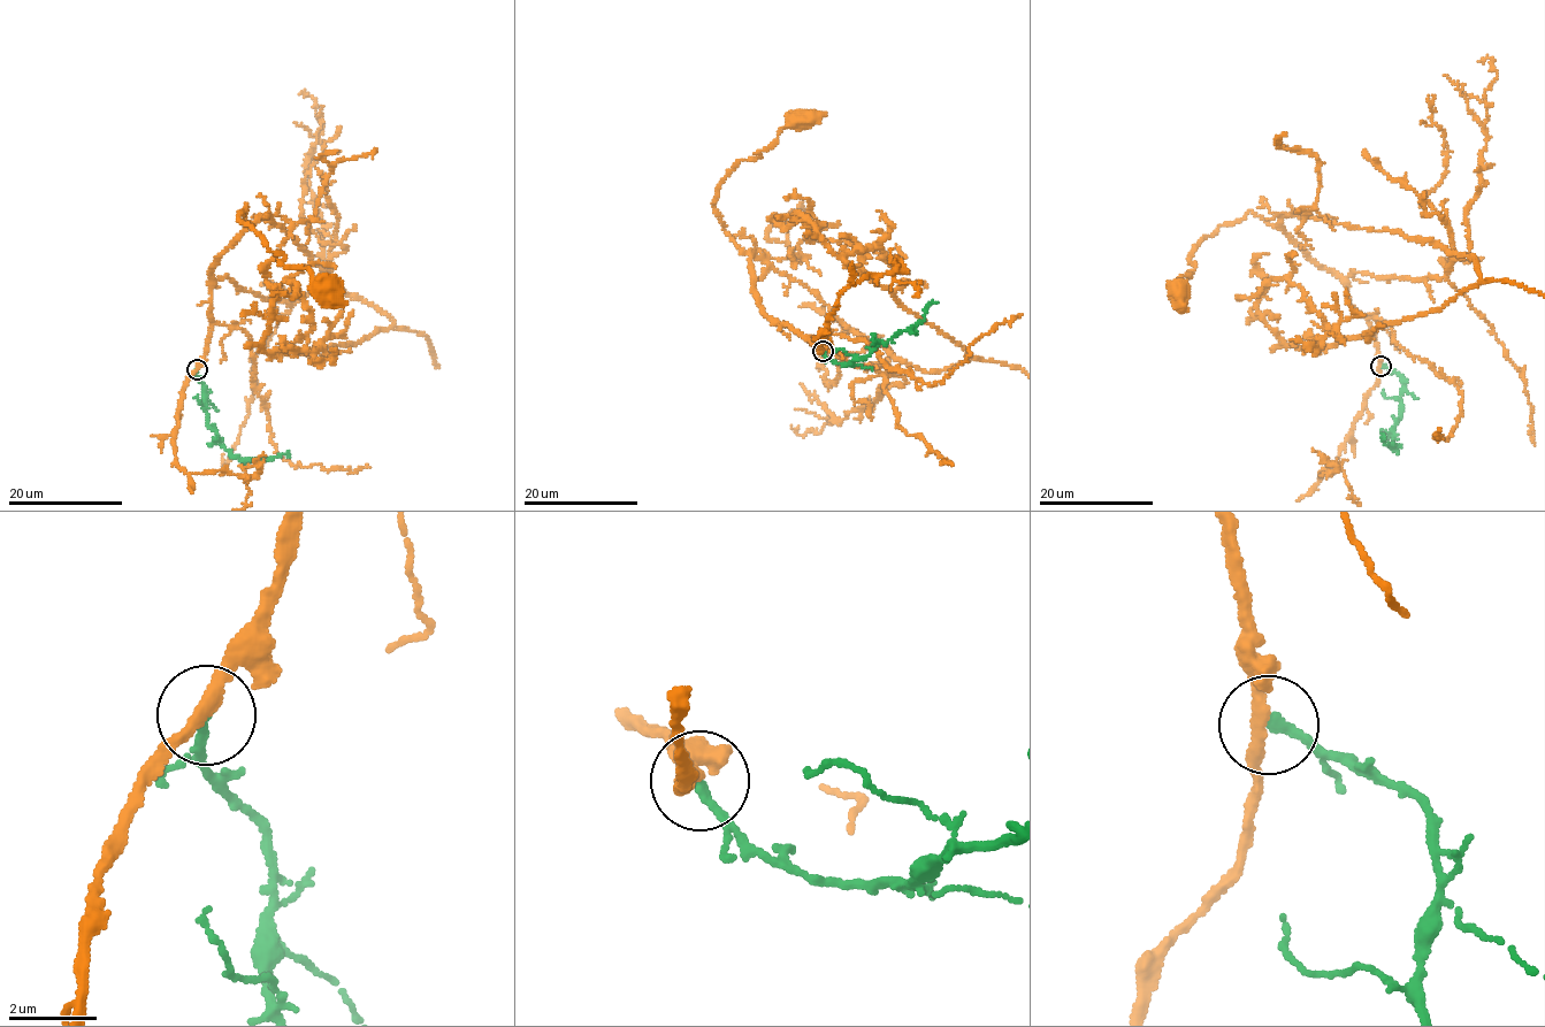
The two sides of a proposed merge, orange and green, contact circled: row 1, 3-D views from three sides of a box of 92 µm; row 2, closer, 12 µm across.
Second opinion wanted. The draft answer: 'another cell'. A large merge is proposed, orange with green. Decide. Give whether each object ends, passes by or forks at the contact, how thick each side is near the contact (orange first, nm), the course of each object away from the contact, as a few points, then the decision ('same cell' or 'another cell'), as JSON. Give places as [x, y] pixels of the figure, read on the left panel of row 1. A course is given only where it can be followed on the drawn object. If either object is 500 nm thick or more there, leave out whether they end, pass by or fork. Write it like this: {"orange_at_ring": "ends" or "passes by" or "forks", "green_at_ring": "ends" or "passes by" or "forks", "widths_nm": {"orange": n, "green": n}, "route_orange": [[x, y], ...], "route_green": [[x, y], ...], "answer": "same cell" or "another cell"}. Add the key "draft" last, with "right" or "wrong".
{"orange_at_ring": "passes by", "green_at_ring": "ends", "widths_nm": {"orange": 260, "green": 220}, "route_orange": [[197, 369], [212, 322], [209, 274], [249, 227], [245, 204], [238, 219], [281, 263], [326, 286]], "route_green": [[196, 369], [205, 391], [207, 423], [220, 437], [221, 446], [242, 460], [265, 461], [285, 453], [289, 457]], "answer": "same cell", "draft": "wrong"}

